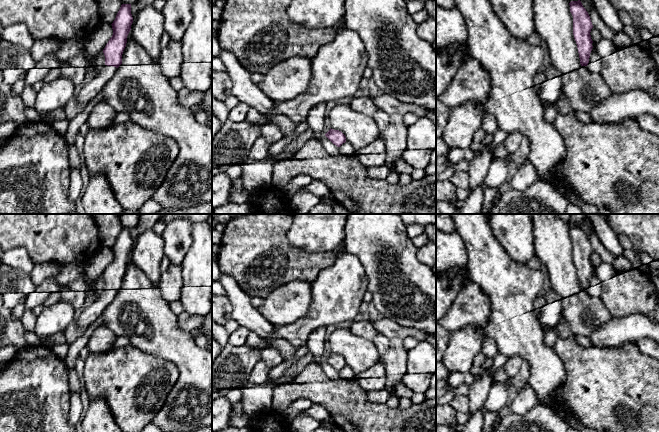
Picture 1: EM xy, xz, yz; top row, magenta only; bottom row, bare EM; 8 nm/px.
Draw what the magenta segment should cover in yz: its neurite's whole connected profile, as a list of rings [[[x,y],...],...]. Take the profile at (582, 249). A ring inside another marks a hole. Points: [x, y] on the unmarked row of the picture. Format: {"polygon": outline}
{"polygon": [[[580,224],[571,225],[569,229],[573,240],[573,259],[578,272],[580,288],[581,290],[587,290],[593,272],[590,259],[593,249]]]}

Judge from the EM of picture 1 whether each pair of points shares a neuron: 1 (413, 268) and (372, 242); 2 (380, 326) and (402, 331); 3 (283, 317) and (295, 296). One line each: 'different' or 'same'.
1: same
2: same
3: same

